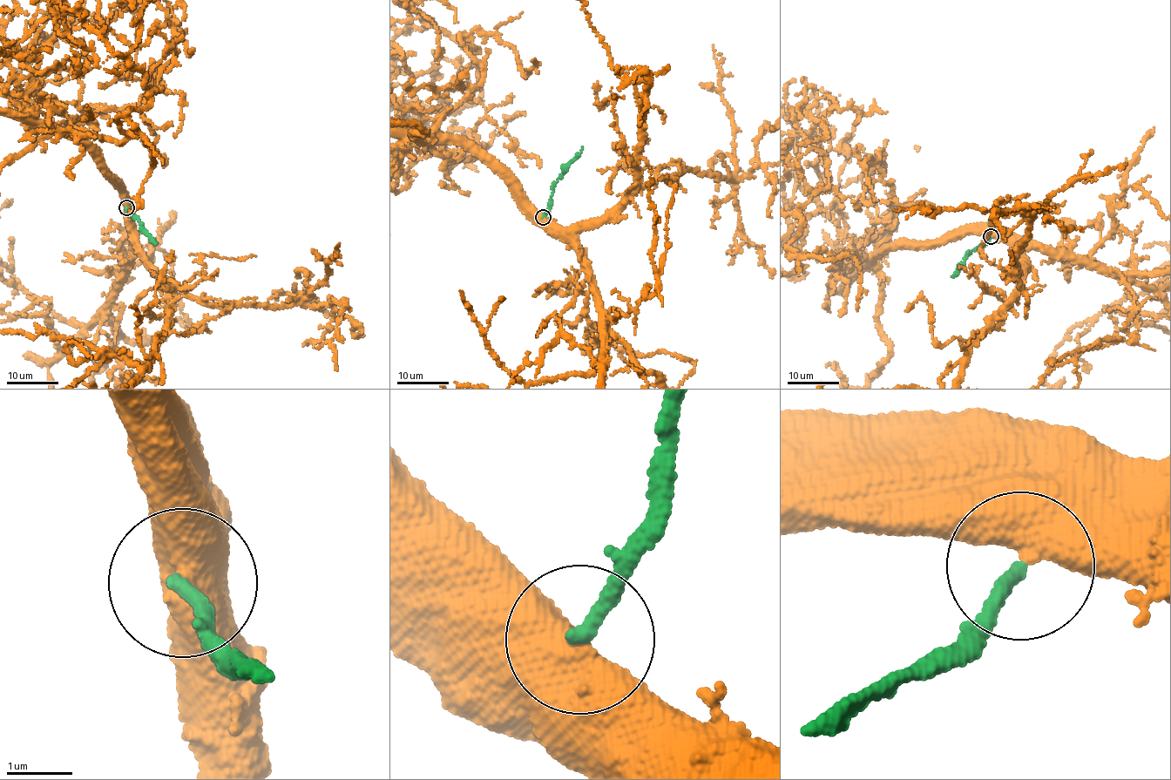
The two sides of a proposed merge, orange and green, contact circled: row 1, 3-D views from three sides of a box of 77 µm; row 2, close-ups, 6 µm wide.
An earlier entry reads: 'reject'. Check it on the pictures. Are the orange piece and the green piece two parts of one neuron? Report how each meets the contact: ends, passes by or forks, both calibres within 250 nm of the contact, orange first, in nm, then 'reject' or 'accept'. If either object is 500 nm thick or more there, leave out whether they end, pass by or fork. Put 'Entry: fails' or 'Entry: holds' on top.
Entry: holds
700 nm thick on the orange side, 220 nm on the other; reject

